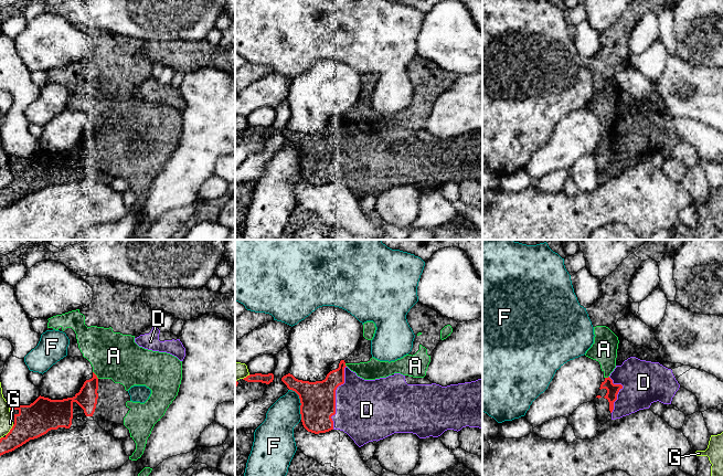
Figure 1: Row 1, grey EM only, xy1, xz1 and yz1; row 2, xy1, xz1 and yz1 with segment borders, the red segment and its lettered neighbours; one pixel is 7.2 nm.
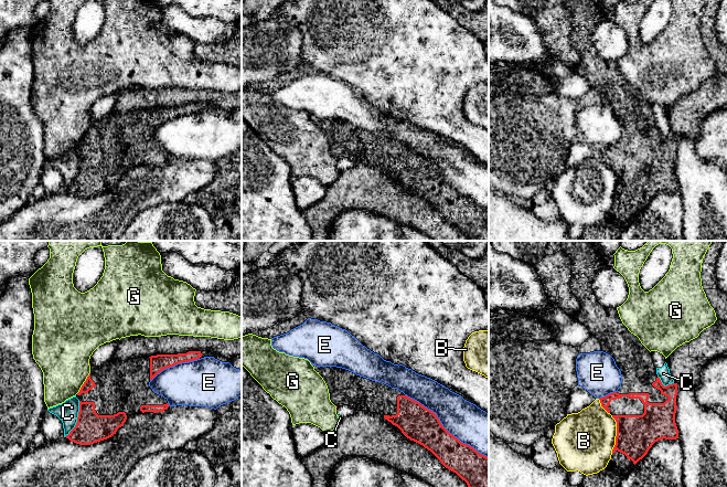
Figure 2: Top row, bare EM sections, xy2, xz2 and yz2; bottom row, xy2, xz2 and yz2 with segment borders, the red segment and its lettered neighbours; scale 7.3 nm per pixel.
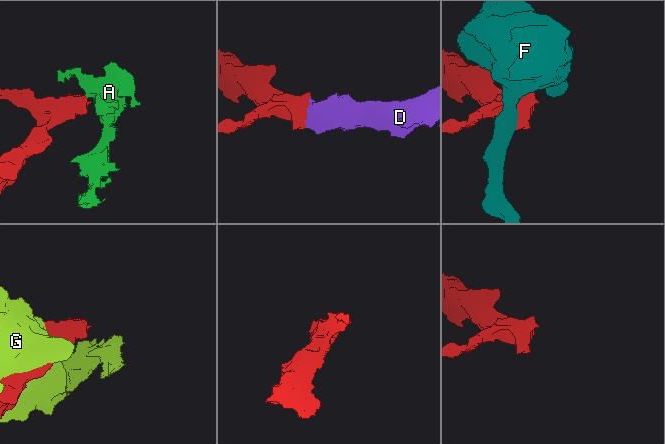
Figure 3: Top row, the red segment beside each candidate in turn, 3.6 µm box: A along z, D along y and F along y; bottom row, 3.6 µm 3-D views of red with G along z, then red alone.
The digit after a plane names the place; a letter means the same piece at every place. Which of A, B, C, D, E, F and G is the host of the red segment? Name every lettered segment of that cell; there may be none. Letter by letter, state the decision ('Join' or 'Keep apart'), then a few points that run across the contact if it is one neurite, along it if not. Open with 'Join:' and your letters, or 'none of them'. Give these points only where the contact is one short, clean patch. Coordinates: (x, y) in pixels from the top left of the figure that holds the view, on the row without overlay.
Join: D
A: Keep apart
B: Keep apart
C: Keep apart
D: Join
E: Keep apart
F: Keep apart. Line: xz1 (289, 141), (298, 148), (301, 171)
G: Keep apart

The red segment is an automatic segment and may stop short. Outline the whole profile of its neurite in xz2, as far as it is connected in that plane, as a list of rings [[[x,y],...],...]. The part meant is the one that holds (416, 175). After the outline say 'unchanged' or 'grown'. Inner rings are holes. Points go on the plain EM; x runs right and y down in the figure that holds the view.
[[[313,119],[325,134],[330,152],[334,158],[350,158],[355,163],[367,163],[383,168],[385,172],[397,179],[407,191],[430,203],[446,221],[464,233],[469,241],[489,241],[489,210],[478,205],[473,200],[461,195],[450,187],[432,163],[399,142],[392,141],[382,135],[356,128],[342,120]]] | grown

